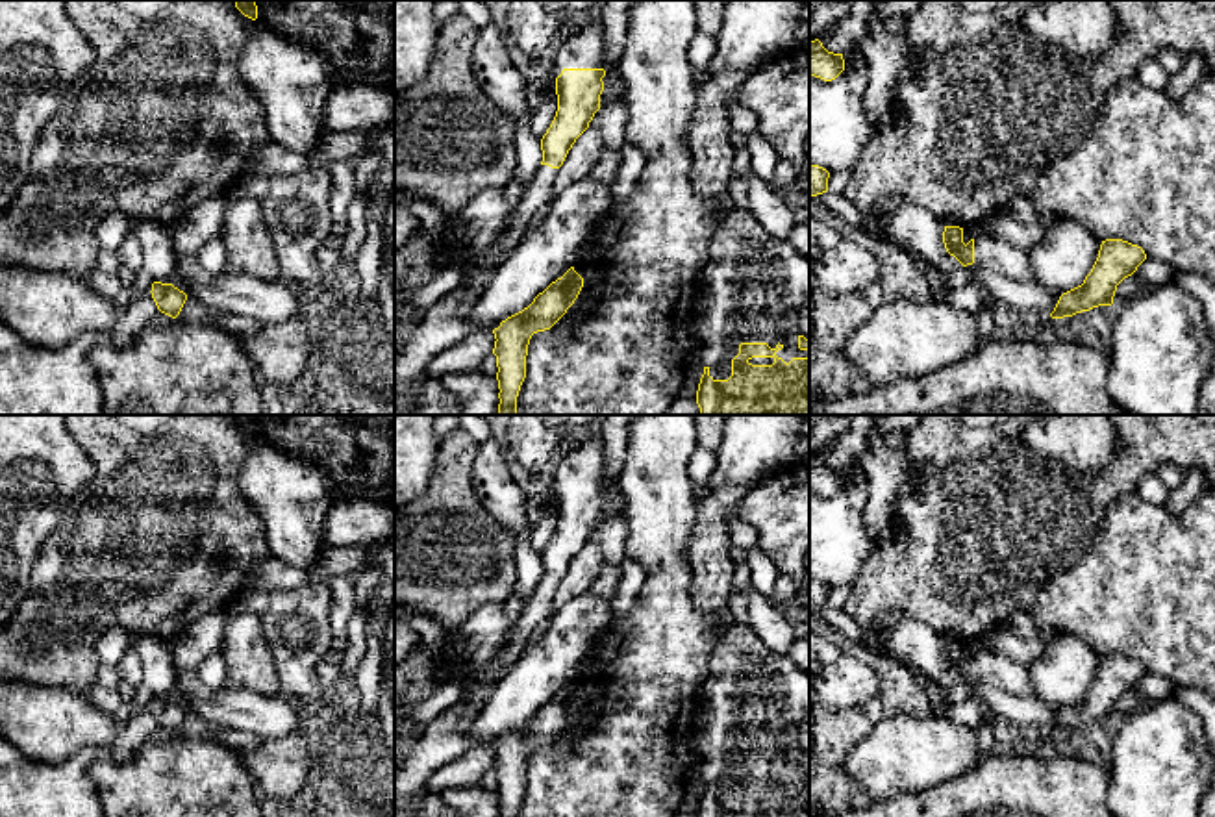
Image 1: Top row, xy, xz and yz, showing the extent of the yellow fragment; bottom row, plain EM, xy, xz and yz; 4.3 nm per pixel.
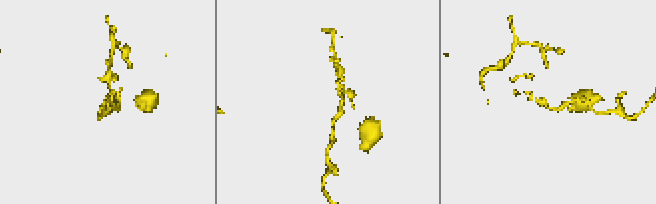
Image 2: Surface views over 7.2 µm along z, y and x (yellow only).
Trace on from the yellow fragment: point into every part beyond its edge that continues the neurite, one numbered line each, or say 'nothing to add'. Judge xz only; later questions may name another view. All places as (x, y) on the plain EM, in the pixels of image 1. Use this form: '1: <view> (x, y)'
1: xz (749, 706)
2: xz (447, 738)

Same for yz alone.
1: yz (993, 669)

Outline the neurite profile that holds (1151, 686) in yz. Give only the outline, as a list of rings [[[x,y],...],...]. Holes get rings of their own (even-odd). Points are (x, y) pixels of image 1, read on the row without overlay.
[[[1146,672],[1134,689],[1139,693],[1143,702],[1152,702],[1159,698],[1169,698],[1176,691],[1176,687],[1178,685],[1174,682],[1163,676]]]

